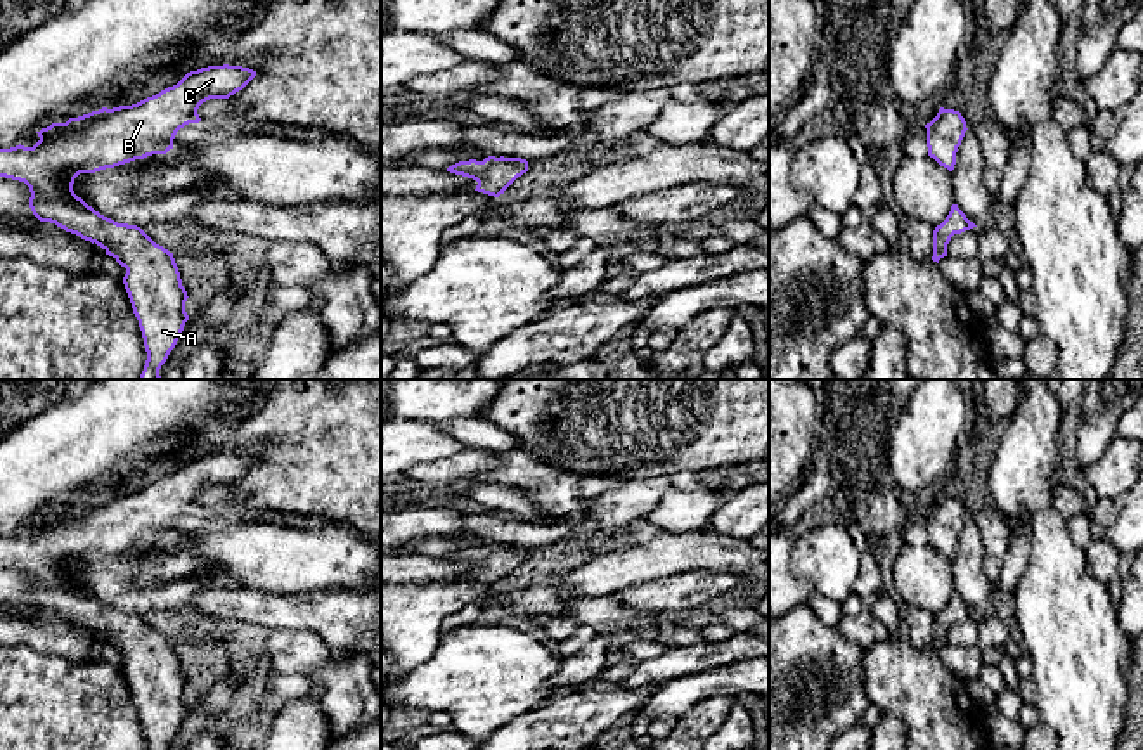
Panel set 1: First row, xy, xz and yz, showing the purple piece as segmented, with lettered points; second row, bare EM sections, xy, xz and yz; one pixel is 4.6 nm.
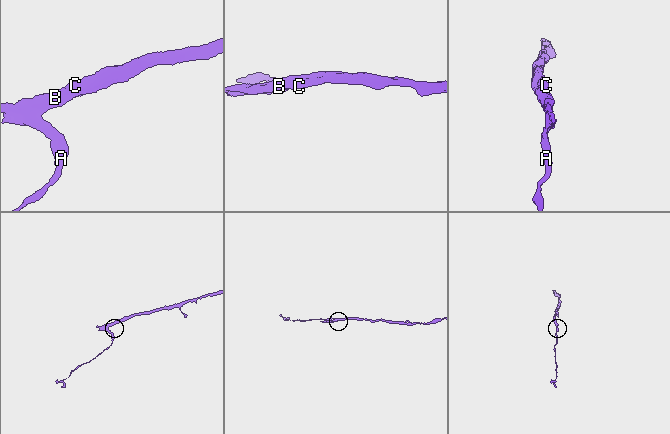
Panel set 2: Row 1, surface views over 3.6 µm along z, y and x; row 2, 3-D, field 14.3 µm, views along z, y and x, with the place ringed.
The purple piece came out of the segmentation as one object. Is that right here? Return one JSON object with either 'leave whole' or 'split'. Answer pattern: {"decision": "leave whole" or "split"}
{"decision": "split"}

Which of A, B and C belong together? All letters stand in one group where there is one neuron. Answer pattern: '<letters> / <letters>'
A / B C

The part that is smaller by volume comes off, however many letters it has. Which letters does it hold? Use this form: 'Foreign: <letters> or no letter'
Foreign: A

